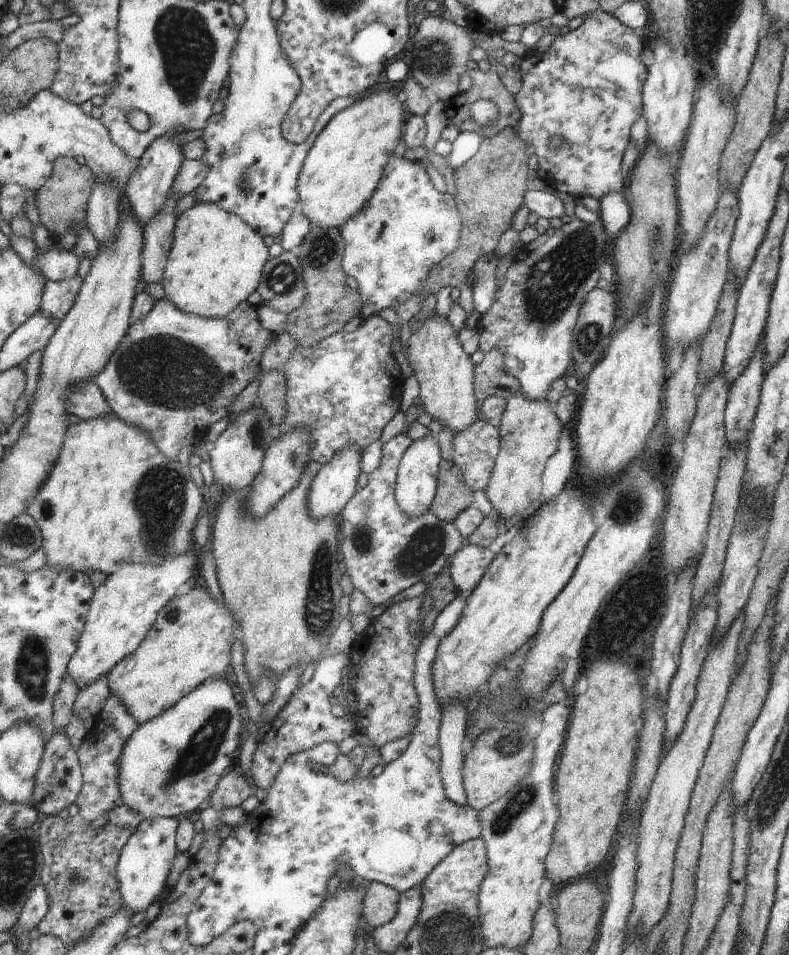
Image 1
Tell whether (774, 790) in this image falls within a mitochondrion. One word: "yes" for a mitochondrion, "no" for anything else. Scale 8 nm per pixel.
yes

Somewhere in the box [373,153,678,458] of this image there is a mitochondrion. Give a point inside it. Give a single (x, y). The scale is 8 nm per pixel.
(554, 280)

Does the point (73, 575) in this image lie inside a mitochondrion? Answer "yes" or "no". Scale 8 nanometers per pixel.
no

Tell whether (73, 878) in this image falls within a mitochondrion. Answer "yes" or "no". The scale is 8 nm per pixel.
yes

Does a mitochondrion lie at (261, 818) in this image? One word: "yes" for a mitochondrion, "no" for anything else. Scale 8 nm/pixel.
no

